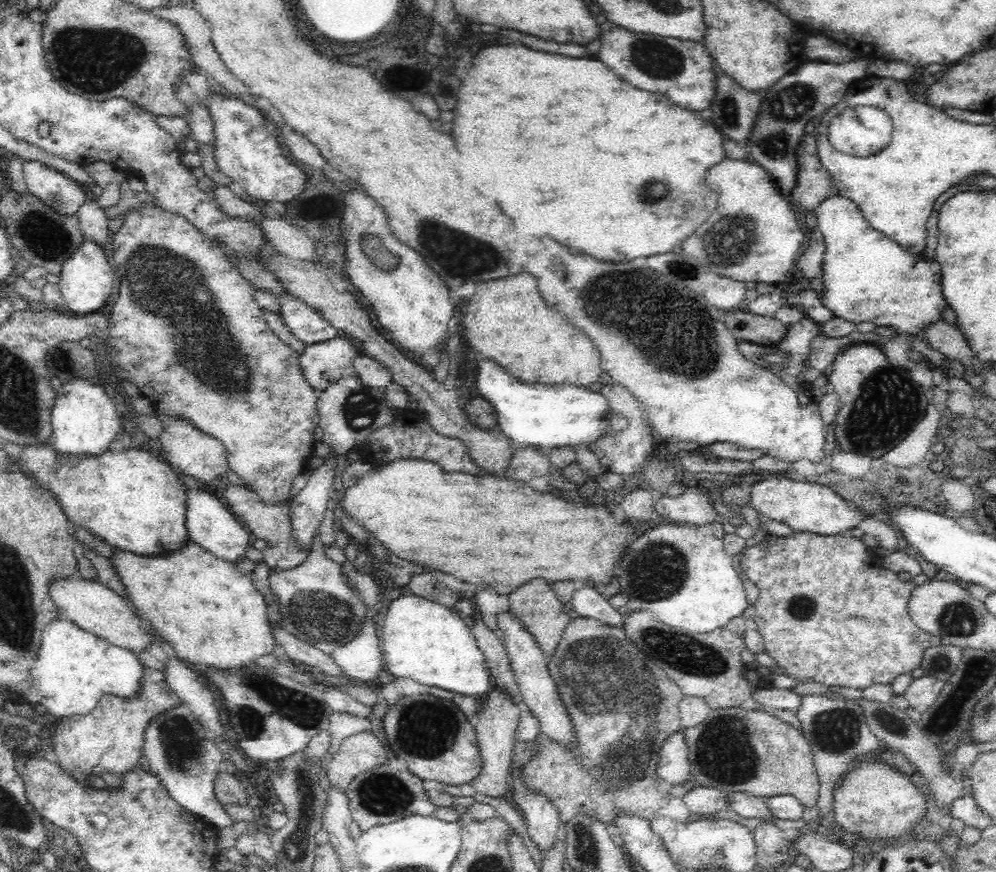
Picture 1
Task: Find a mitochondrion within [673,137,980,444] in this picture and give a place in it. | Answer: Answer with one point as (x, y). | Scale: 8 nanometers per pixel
(728, 246)

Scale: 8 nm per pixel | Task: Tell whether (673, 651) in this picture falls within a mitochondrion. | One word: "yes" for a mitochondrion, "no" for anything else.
yes

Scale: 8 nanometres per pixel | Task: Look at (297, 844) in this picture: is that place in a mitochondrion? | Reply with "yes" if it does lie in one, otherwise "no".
yes

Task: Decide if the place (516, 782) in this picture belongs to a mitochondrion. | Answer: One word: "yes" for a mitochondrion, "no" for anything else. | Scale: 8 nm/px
no

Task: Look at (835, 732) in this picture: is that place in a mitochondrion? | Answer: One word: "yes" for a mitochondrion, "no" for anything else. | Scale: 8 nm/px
yes

